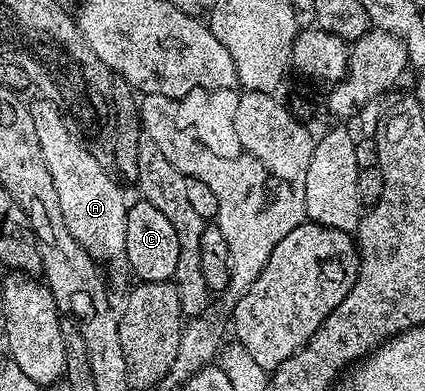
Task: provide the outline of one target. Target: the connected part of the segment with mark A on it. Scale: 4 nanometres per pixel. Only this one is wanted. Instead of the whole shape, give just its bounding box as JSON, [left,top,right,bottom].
[29,101,127,264]

